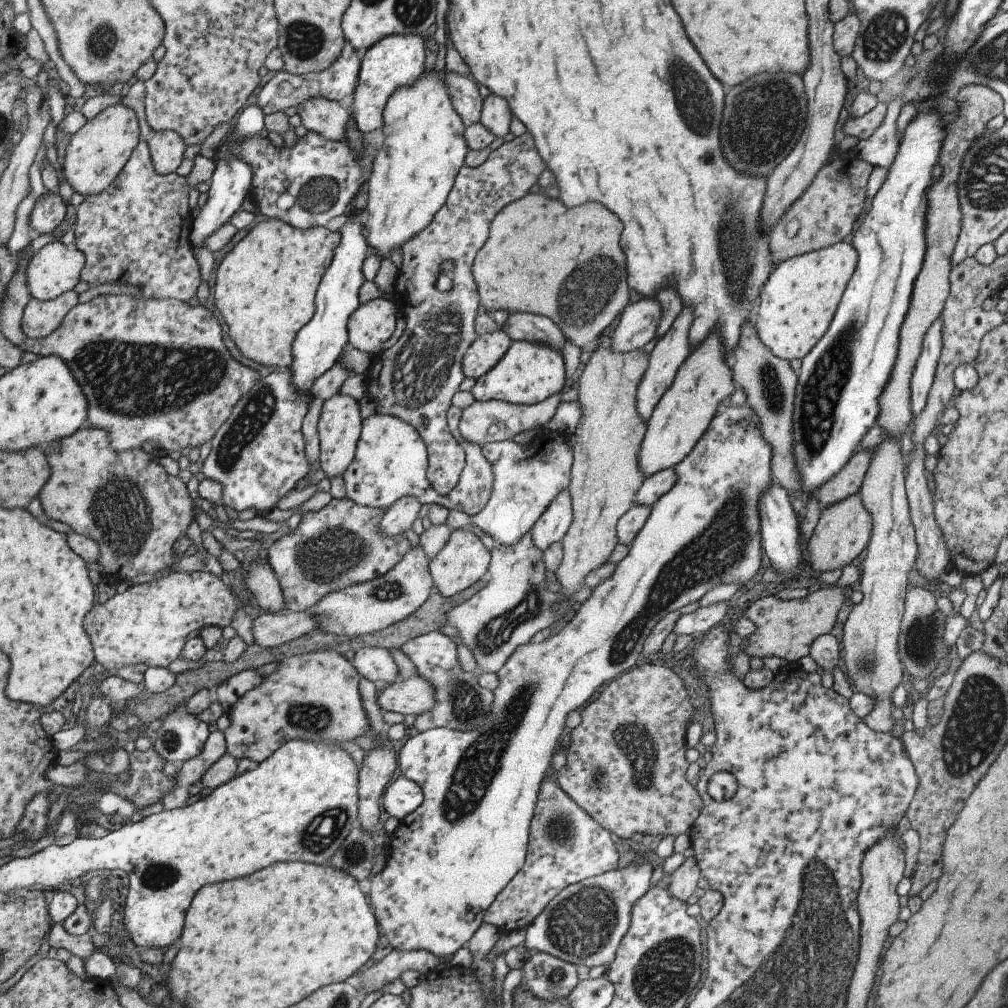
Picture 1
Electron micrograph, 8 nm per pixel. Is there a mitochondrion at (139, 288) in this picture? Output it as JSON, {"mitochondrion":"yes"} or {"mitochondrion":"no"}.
{"mitochondrion":"no"}

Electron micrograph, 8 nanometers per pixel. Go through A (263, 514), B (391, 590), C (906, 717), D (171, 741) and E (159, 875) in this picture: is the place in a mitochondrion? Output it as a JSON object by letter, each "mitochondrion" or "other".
{"A":"other","B":"mitochondrion","C":"other","D":"mitochondrion","E":"mitochondrion"}

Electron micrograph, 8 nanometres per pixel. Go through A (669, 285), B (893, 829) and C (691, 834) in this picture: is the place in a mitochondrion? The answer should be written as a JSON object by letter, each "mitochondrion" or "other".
{"A":"other","B":"other","C":"other"}

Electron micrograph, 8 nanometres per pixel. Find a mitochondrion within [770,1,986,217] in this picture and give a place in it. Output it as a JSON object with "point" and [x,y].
{"point":[887,32]}

